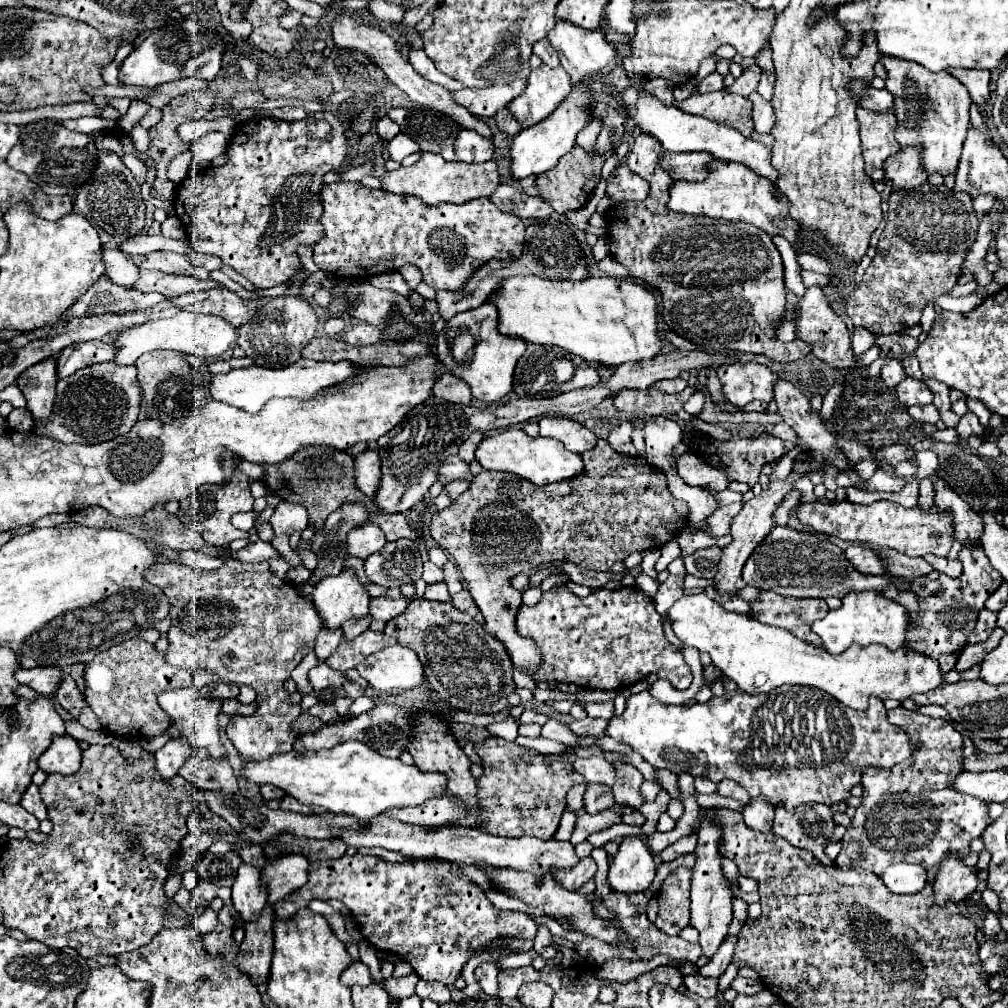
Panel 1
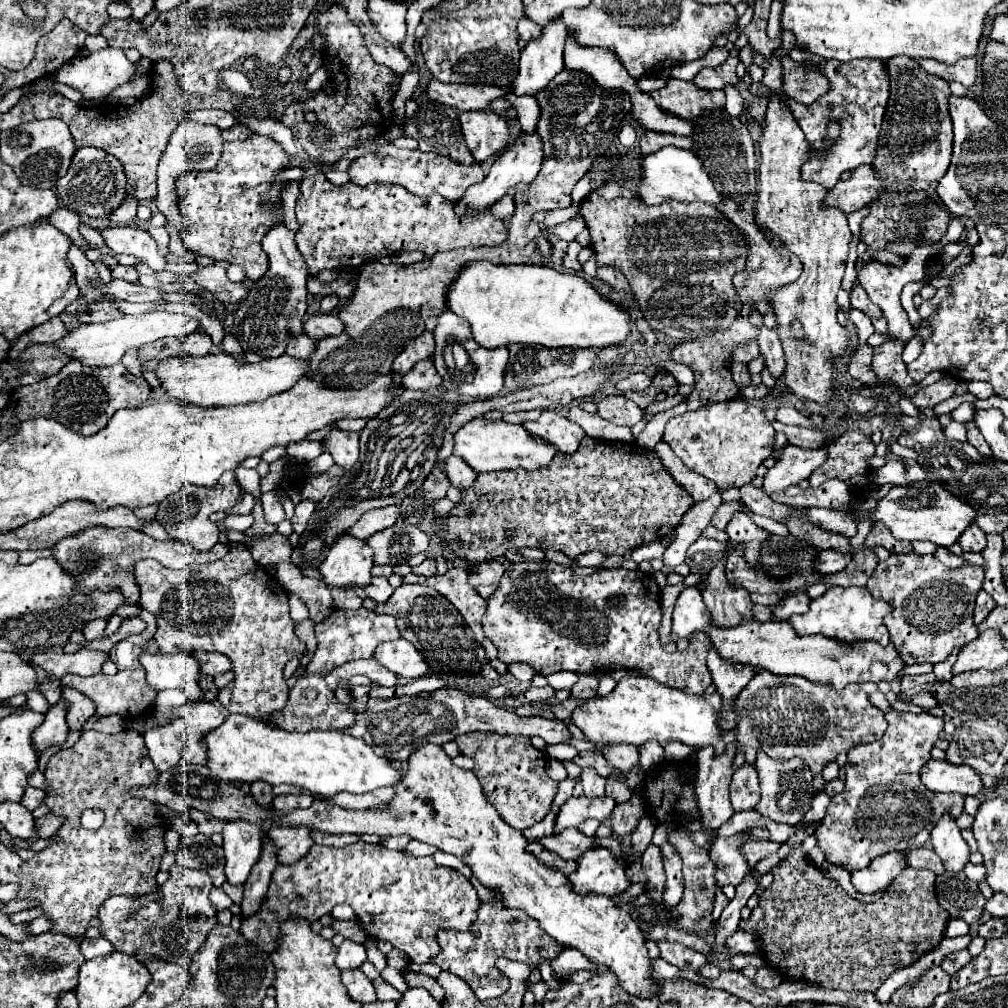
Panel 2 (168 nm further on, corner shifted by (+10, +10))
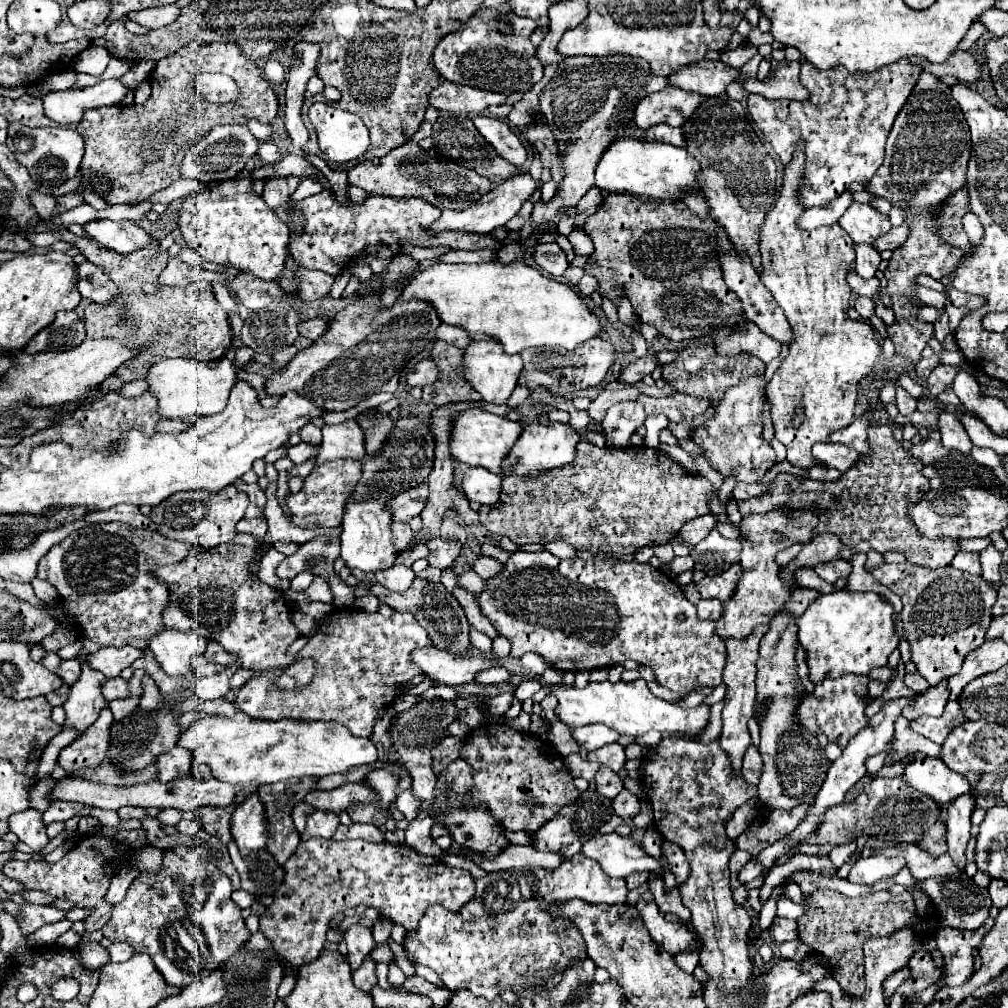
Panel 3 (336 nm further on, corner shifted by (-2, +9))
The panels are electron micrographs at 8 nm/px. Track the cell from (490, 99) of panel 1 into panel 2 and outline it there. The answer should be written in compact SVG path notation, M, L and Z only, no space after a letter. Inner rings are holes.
M436 78L428 84L428 96L444 106L458 110L486 110L486 106L508 92L508 88L486 84L442 84Z

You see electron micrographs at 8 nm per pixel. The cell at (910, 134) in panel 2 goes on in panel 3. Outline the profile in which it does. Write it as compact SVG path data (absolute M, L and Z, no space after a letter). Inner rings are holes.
M922 73L912 95L908 97L906 105L902 107L902 111L898 113L894 127L890 131L888 143L886 143L886 157L882 167L878 169L878 173L864 185L864 189L872 195L884 197L888 199L894 207L902 207L906 209L908 219L904 219L904 223L908 225L910 233L908 239L904 241L904 245L900 249L896 249L888 261L888 269L884 271L886 279L888 279L888 295L892 299L892 311L896 313L896 321L888 327L888 337L892 339L894 347L896 347L896 355L902 357L910 357L910 359L920 359L922 349L926 347L928 339L934 335L934 327L932 323L926 323L922 319L918 319L918 309L924 307L924 303L914 295L914 287L916 287L916 277L918 275L928 275L932 279L942 279L944 275L950 275L958 261L962 259L964 251L950 245L948 241L944 241L938 233L938 223L936 223L936 215L940 211L940 207L944 205L944 201L958 189L964 187L966 183L966 167L968 167L968 159L970 159L970 131L968 131L968 123L958 107L958 103L954 103L952 95L950 95L950 87L946 83L942 83L938 77L930 75L930 73Z

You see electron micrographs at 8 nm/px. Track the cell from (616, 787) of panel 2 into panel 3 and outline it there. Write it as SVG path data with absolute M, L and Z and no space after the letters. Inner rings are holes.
M624 789L624 791L620 791L620 793L616 795L616 799L612 801L612 809L614 809L614 813L620 815L622 819L632 819L632 817L636 817L638 811L640 811L640 801L638 801L630 791Z

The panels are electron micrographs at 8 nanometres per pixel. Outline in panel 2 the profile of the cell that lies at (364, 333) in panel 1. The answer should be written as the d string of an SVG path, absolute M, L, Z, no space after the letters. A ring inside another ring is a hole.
M318 314L318 316L308 318L308 322L304 324L304 332L312 338L340 336L344 328L346 326L342 326L342 320L336 314Z

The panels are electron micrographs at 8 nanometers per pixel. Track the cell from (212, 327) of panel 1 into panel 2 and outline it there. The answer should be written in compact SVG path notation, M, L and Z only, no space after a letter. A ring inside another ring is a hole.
M152 310L146 314L138 316L118 316L116 320L100 322L100 324L82 324L68 336L64 336L58 346L70 354L70 358L82 360L88 366L112 366L120 362L124 352L136 346L144 346L150 342L156 342L166 336L176 336L184 338L188 334L194 334L200 330L200 320L186 316L186 314L176 314L176 312L164 312L164 310Z

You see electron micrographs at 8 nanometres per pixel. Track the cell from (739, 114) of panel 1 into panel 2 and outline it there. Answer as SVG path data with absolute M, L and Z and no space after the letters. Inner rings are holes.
M670 78L662 90L650 92L650 96L658 102L662 110L674 112L676 116L686 120L700 118L704 110L708 110L708 94L712 98L712 92L702 90L692 82L674 80L674 78Z

